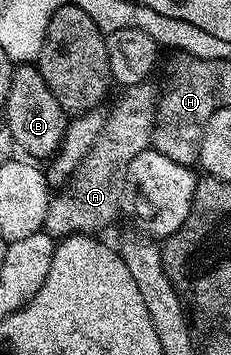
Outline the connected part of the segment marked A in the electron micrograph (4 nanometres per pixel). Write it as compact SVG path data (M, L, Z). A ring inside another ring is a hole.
M145 81L123 88L119 93L120 104L112 112L107 112L98 141L94 141L70 177L69 183L72 184L68 192L65 195L53 194L49 198L43 230L57 241L67 235L95 236L103 227L110 226L120 211L120 194L126 191L130 161L134 161L138 153L149 150L156 120L158 87L156 91L152 81Z

